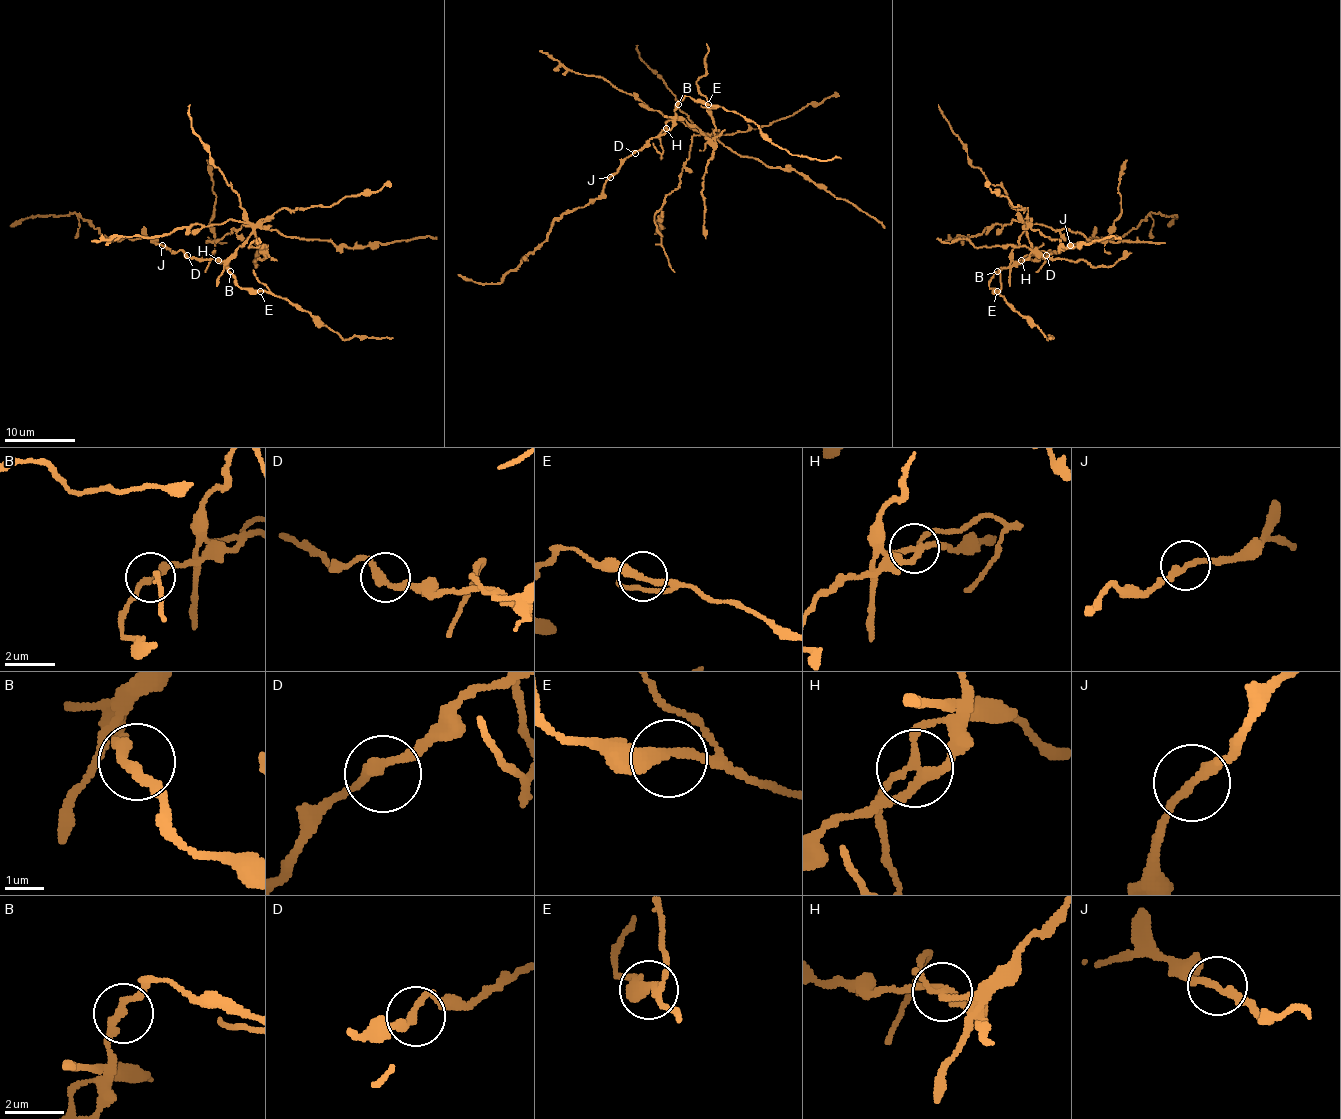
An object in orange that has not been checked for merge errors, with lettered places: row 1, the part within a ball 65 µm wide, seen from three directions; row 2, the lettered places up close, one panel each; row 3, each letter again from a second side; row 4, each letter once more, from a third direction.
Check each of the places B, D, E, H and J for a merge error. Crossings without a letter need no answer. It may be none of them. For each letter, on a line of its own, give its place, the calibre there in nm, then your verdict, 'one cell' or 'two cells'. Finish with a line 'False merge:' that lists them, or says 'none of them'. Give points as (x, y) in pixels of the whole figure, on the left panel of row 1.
B: place (230, 271); calibre 260 nm; one cell
D: place (187, 255); calibre 260 nm; one cell
E: place (260, 291); calibre 280 nm; one cell
H: place (218, 260); calibre 240 nm; two cells
J: place (162, 245); calibre 260 nm; two cells
False merge: H, J

